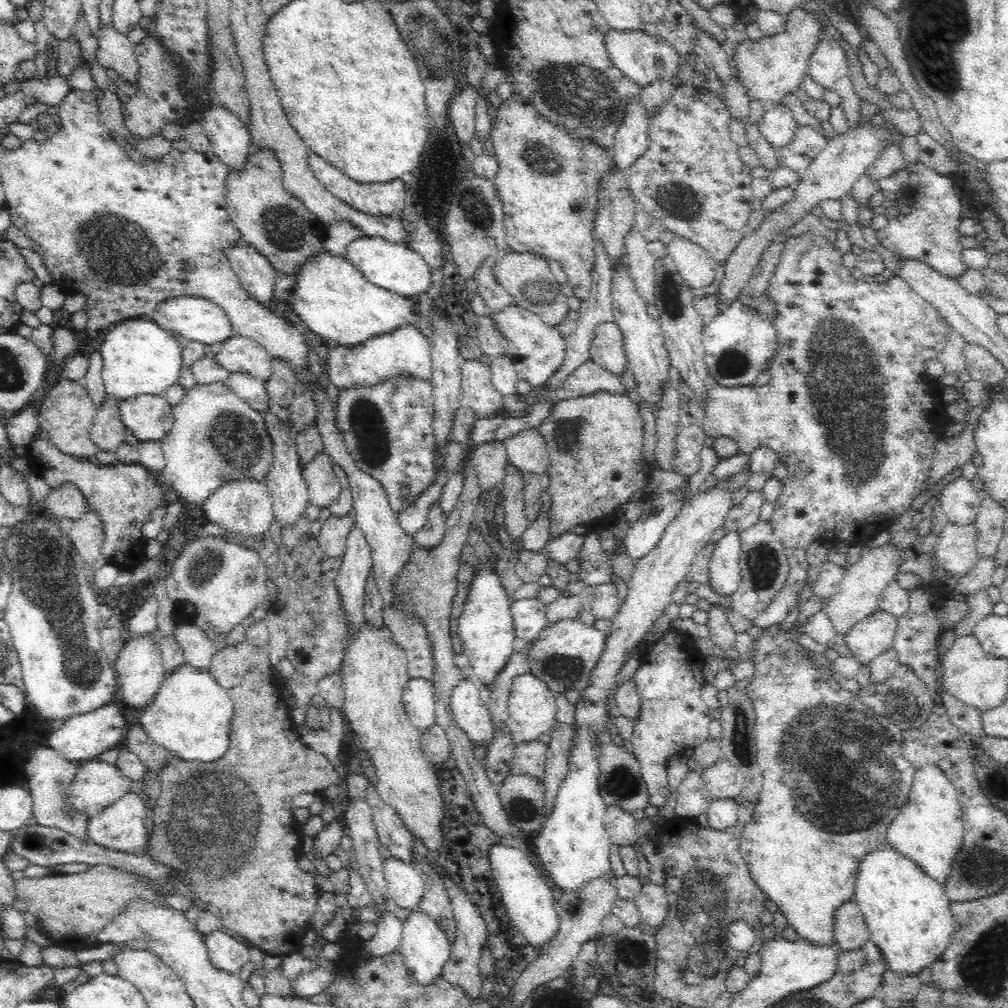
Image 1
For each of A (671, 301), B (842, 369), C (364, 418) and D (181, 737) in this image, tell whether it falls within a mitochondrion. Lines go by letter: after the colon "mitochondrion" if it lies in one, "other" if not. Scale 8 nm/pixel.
A: mitochondrion
B: mitochondrion
C: mitochondrion
D: other

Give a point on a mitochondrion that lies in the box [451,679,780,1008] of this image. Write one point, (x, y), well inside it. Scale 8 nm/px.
(707, 946)

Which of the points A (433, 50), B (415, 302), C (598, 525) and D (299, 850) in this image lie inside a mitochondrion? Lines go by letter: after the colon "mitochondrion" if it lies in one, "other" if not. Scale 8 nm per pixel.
A: mitochondrion
B: other
C: other
D: other

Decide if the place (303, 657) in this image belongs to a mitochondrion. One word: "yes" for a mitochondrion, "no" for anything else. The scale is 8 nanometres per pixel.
no

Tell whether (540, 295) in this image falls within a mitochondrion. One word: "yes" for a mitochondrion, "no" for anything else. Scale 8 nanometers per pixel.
yes

